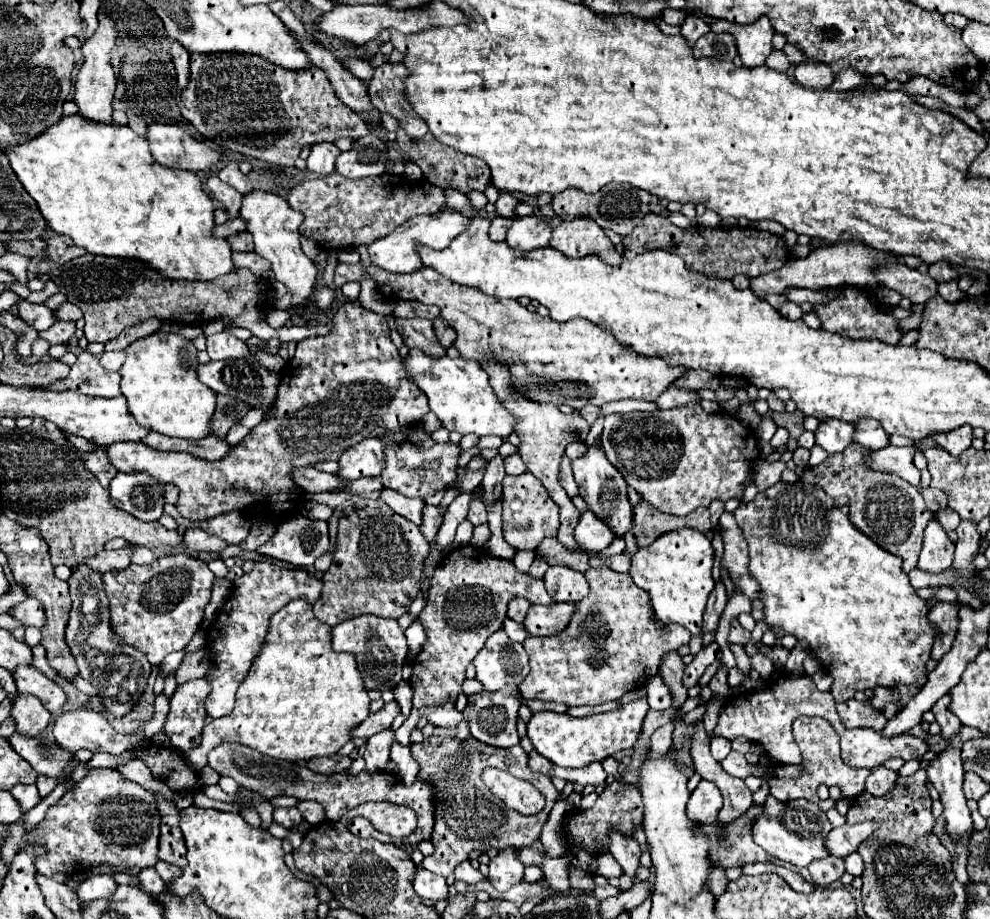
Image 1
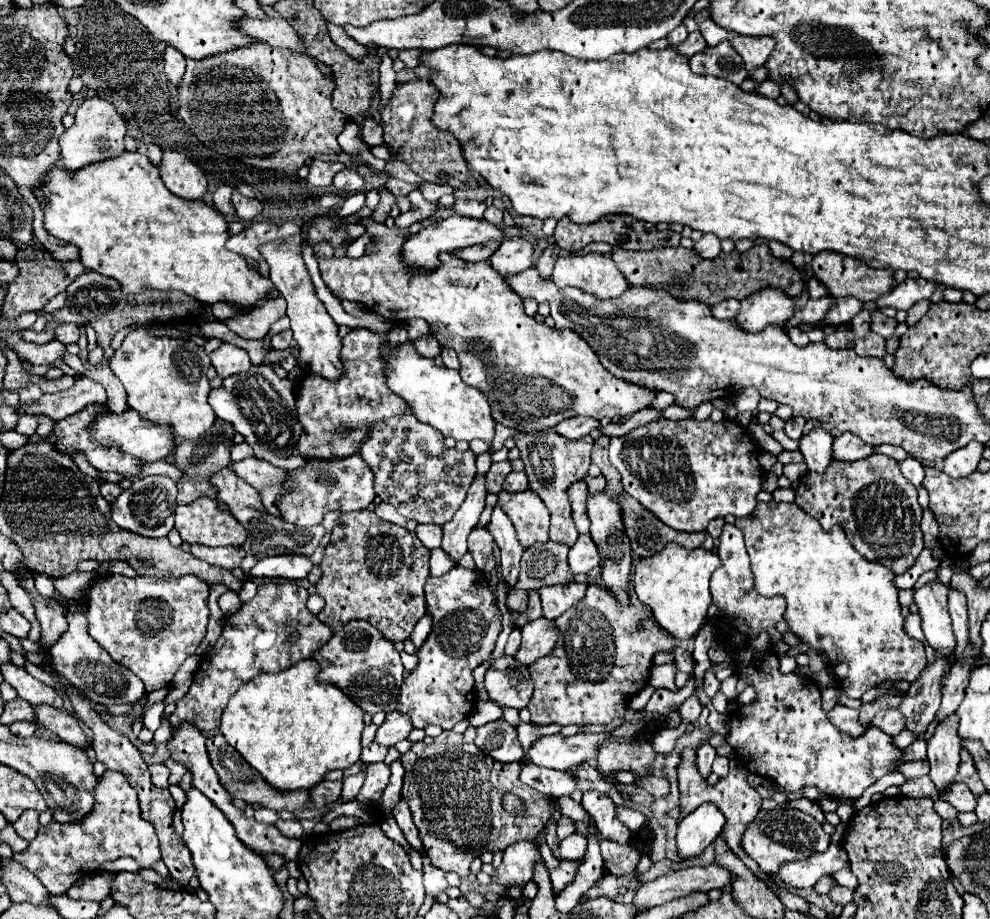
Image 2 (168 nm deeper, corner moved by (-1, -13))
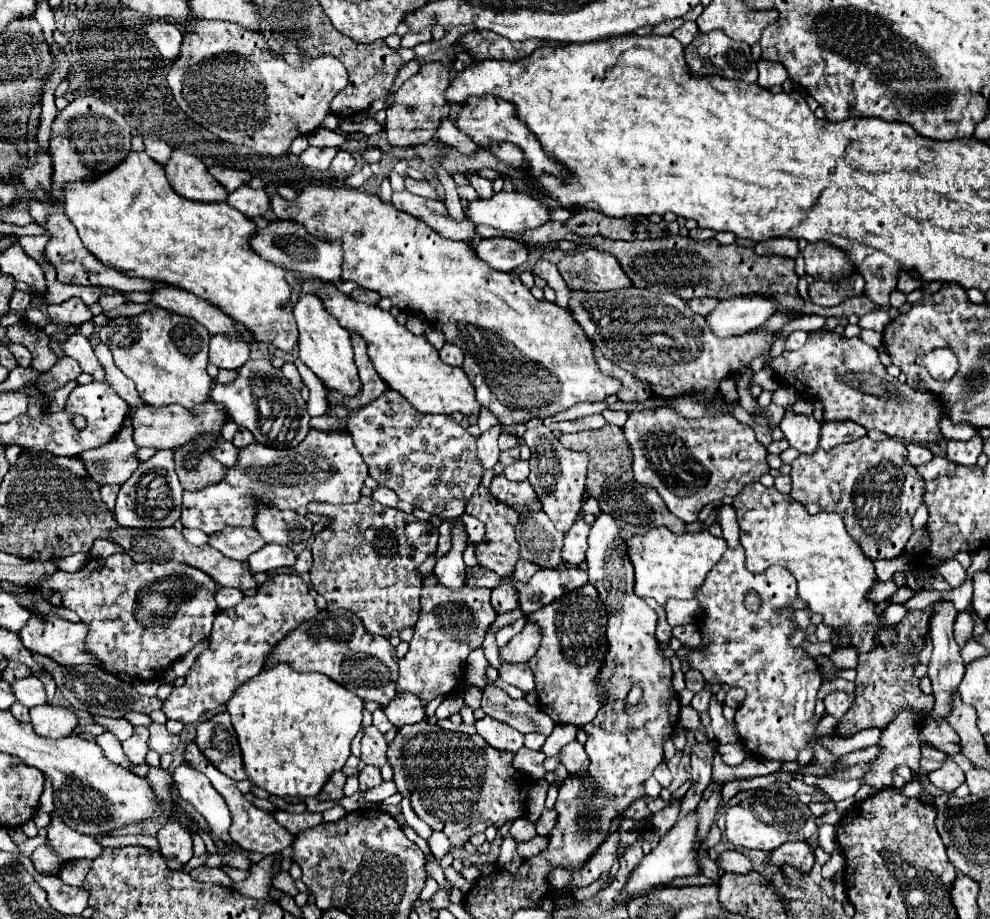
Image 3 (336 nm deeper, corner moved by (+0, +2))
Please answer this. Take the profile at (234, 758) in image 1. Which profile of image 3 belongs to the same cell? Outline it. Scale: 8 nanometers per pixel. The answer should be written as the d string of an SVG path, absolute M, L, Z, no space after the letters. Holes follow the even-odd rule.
M217 713L209 721L201 721L197 725L195 743L199 751L227 777L233 781L247 779L243 771L243 759L239 751L239 743L235 737L235 729L231 725L229 713Z

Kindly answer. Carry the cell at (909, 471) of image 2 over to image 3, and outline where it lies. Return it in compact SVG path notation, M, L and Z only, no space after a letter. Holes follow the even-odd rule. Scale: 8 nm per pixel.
M909 443L909 445L907 445L907 451L909 451L907 459L909 459L909 463L915 465L915 467L927 463L927 461L933 457L933 453L931 453L925 445L917 445L917 443Z

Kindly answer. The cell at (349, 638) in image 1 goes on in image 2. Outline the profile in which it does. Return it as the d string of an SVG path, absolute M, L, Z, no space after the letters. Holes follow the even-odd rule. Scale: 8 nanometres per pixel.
M366 620L348 622L318 652L314 652L312 658L322 666L318 678L342 688L344 694L350 696L350 700L354 700L364 712L376 714L396 710L404 674L400 652L394 648L394 642L386 640L382 632L378 632Z

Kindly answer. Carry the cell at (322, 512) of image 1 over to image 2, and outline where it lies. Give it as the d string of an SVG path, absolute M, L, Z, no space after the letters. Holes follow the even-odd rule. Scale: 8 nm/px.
M230 466L222 468L220 472L214 472L214 476L210 476L212 484L218 488L218 498L222 502L228 504L230 512L236 516L236 520L242 522L242 526L246 528L248 532L248 540L246 544L242 546L246 550L246 558L242 560L242 570L248 574L248 570L262 558L266 556L278 556L278 554L304 554L304 556L310 556L316 546L320 544L320 538L324 536L324 526L318 524L318 526L312 526L312 528L298 528L294 524L288 524L280 518L274 518L266 512L266 508L262 506L262 500L260 500L260 494L248 484L244 482L242 478L238 478Z

